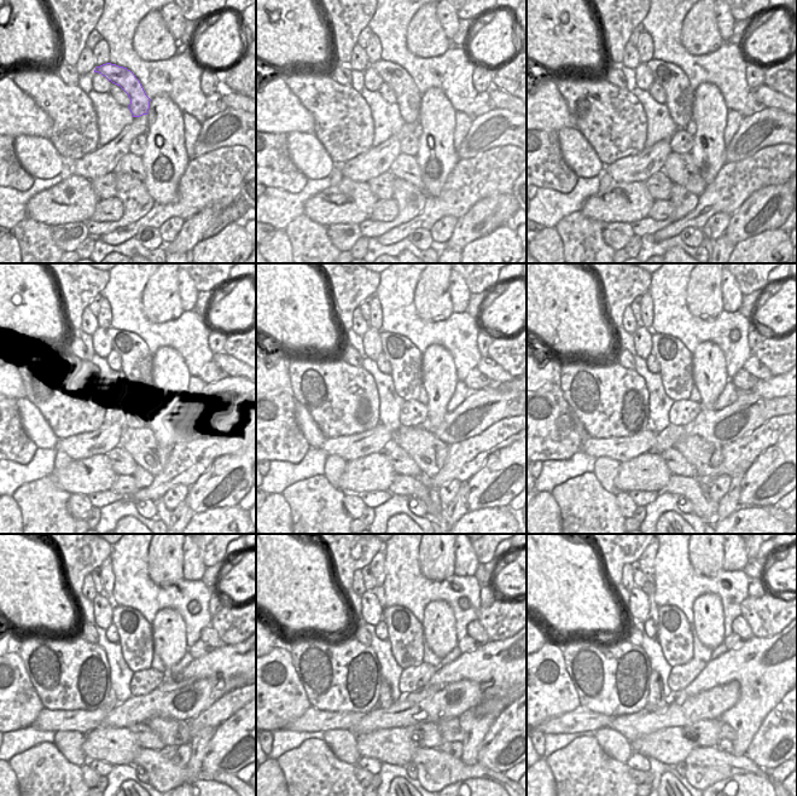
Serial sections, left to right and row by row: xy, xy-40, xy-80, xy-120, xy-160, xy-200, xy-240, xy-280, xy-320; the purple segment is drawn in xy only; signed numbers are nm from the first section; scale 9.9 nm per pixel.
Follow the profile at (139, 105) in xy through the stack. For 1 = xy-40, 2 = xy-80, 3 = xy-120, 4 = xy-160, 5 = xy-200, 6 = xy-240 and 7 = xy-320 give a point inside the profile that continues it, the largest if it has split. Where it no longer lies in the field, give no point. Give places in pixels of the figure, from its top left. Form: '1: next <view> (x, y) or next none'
1: next xy-40 (408, 98)
2: next xy-80 (673, 80)
3: next xy-120 (135, 356)
4: next xy-160 (405, 358)
5: next xy-200 (675, 360)
6: next xy-240 (137, 644)
7: next xy-320 (674, 635)

